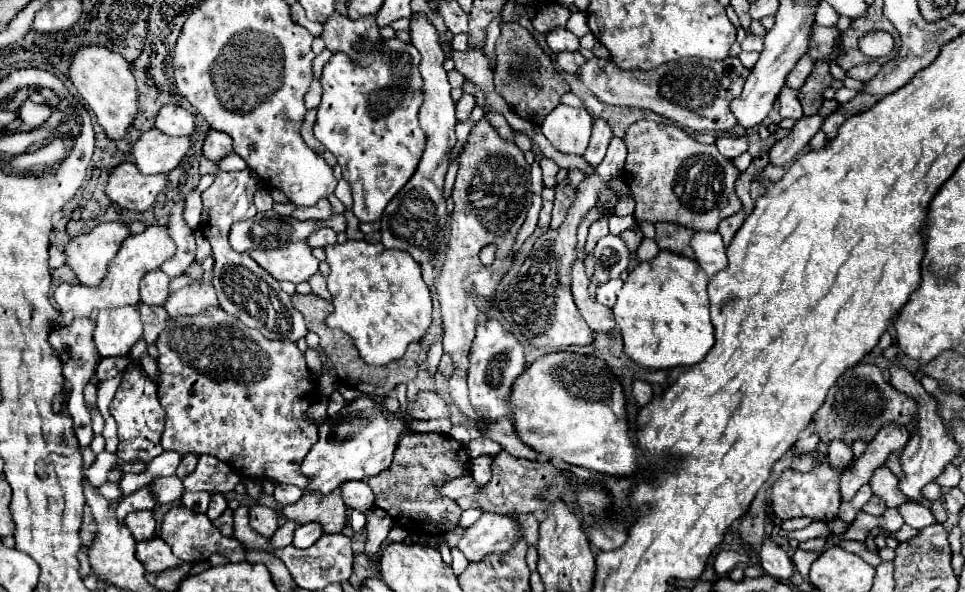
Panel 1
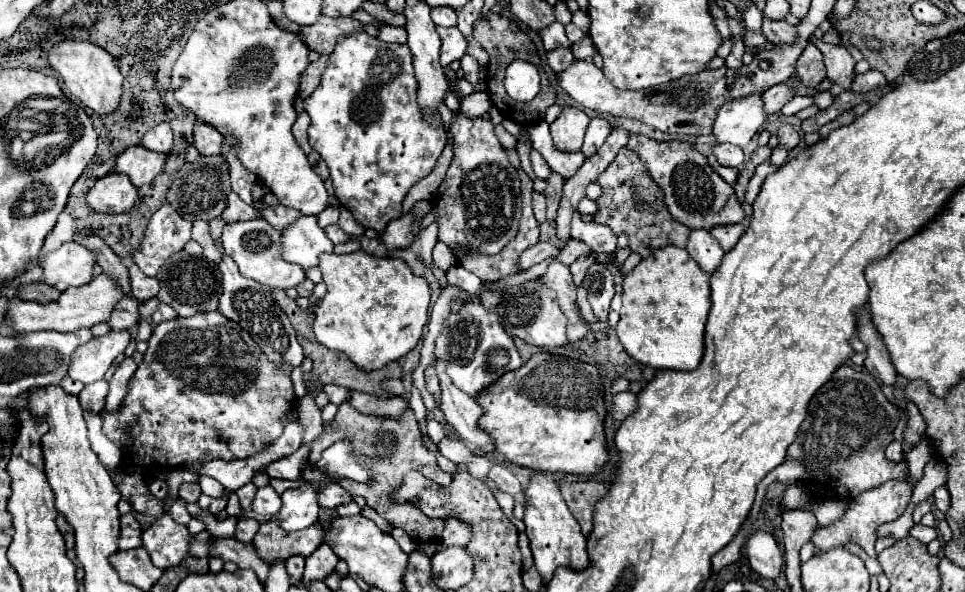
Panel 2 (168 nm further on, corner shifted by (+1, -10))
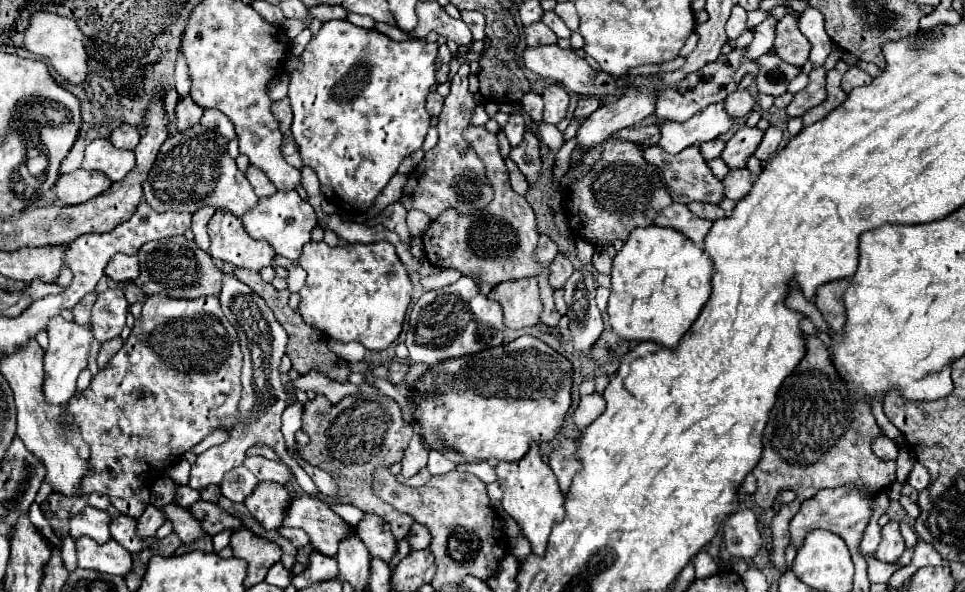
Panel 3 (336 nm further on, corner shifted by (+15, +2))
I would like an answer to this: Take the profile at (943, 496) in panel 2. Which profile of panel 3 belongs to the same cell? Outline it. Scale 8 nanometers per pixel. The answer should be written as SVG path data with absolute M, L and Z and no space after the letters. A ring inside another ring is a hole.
M915 462L913 468L911 468L911 472L909 472L909 476L907 476L907 484L919 492L919 490L925 490L929 486L929 480L931 480L931 476L925 470L925 466L921 466L919 462Z

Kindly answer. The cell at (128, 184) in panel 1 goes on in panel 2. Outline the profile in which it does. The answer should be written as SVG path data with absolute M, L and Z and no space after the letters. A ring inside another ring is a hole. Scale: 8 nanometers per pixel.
M107 174L87 192L87 204L103 214L131 212L139 202L139 188L125 174Z

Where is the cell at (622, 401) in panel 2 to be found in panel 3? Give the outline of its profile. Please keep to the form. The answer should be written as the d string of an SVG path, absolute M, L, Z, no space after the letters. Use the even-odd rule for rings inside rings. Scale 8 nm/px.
M589 394L589 396L583 396L583 398L579 400L579 406L575 408L571 420L573 420L573 424L581 430L581 428L589 426L603 410L605 410L603 396L601 396L601 394Z

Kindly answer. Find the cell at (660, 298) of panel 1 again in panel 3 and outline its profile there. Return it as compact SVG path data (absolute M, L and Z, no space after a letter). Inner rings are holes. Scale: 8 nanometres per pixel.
M663 226L637 228L613 260L607 314L617 336L651 340L675 348L711 296L713 262L703 248L681 232Z

